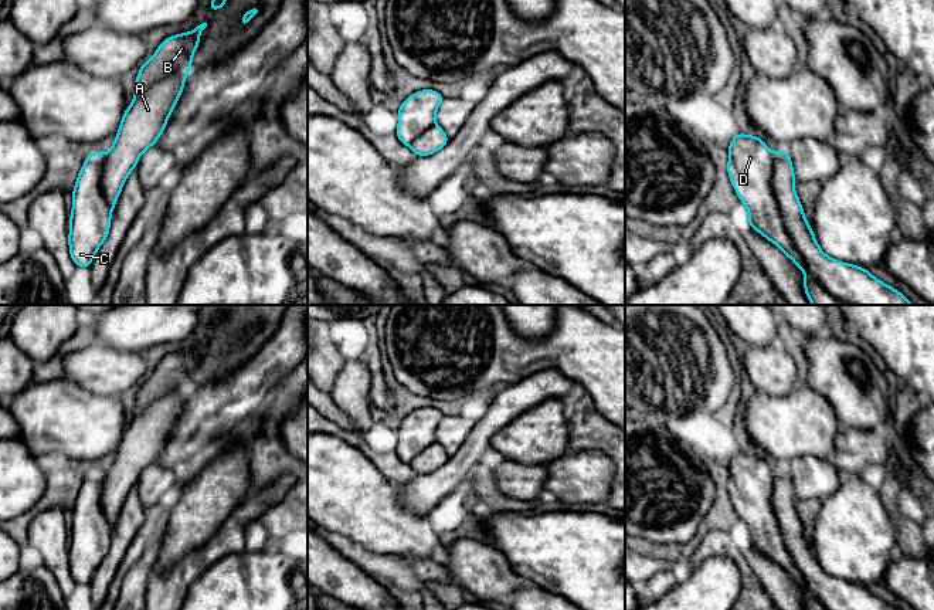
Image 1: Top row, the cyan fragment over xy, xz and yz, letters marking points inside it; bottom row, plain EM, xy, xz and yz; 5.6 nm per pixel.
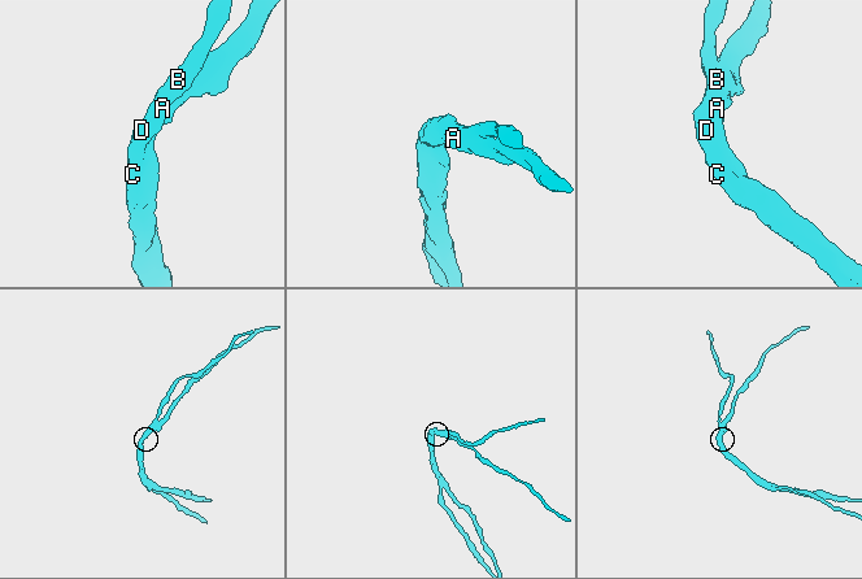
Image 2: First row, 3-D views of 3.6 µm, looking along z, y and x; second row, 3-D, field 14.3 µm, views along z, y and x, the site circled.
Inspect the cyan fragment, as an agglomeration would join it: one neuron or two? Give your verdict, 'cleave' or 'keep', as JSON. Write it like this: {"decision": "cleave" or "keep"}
{"decision": "cleave"}

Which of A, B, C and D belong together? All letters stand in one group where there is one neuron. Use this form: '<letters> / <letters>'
A / B C D

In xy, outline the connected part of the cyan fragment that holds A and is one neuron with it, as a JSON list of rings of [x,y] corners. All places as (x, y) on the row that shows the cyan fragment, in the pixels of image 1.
[[[190,65],[166,74],[136,94],[125,111],[116,139],[105,153],[102,165],[102,190],[111,210],[113,210],[129,173],[137,166],[140,155],[154,146],[163,133],[191,68]]]

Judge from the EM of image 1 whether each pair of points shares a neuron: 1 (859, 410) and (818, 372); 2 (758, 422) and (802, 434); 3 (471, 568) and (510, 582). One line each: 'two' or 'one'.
1: one
2: one
3: one

